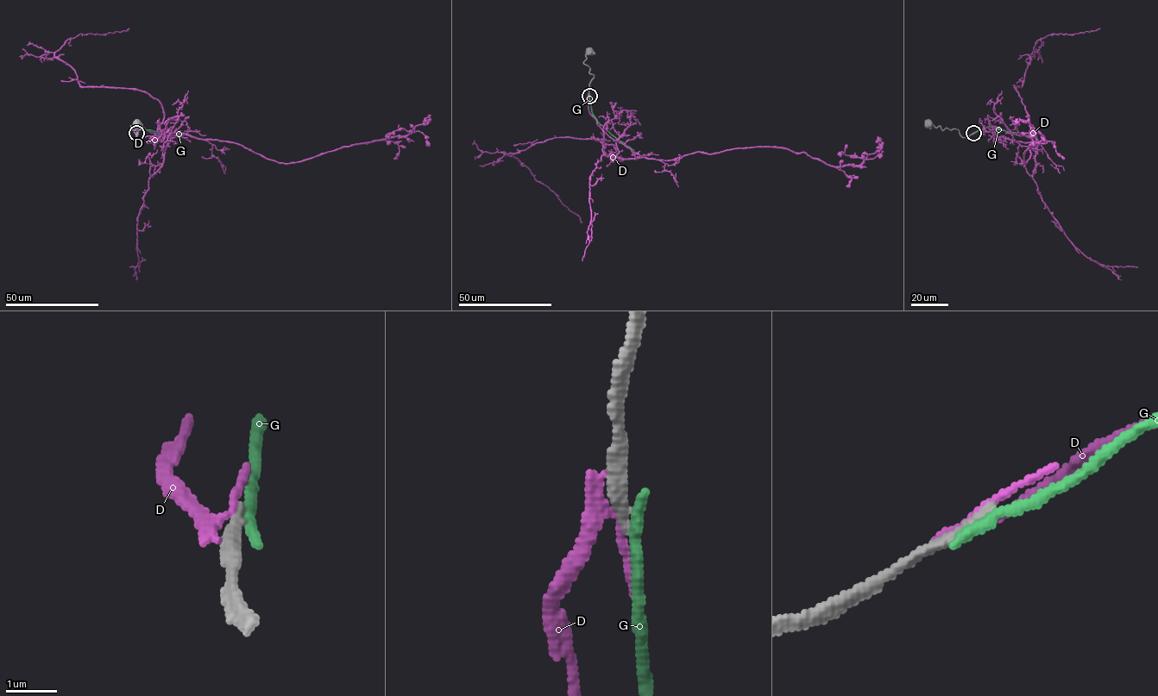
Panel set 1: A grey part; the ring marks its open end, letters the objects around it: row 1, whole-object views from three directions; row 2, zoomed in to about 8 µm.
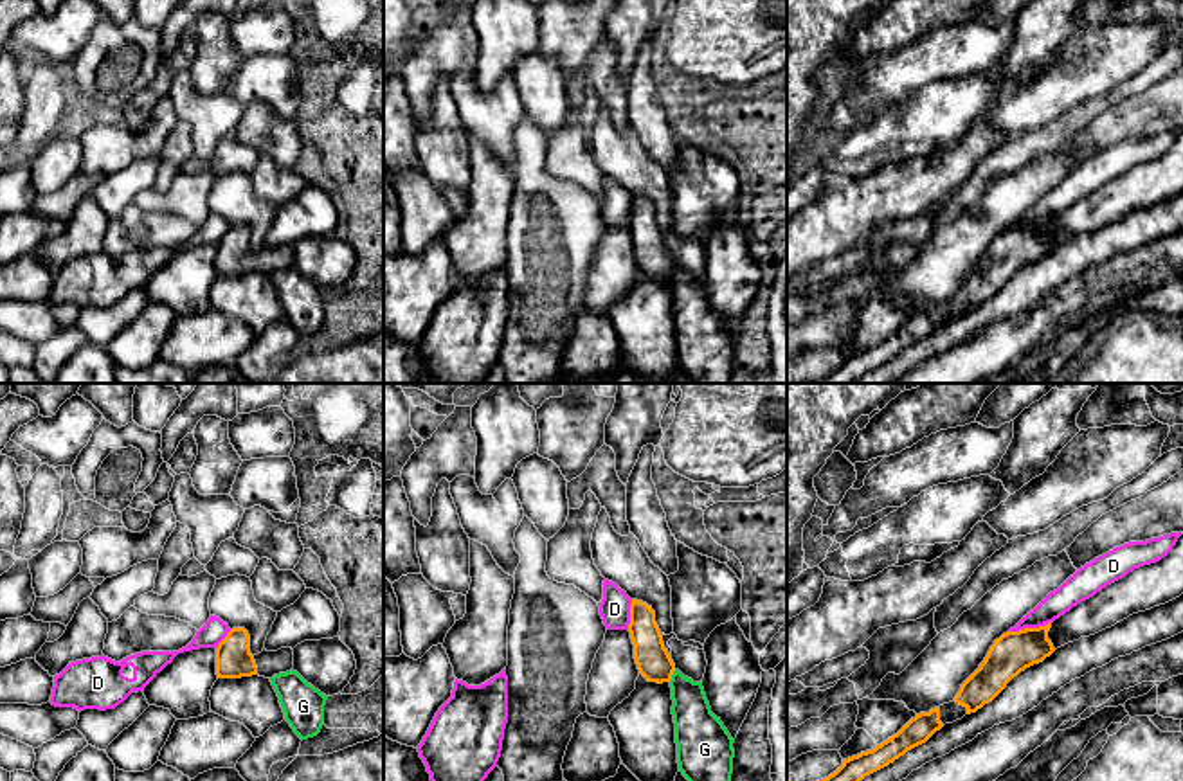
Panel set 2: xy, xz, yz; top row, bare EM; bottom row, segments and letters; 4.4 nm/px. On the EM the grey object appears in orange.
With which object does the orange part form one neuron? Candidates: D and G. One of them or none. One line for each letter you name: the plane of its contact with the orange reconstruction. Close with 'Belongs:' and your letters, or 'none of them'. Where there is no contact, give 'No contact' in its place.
Belongs: none of them

